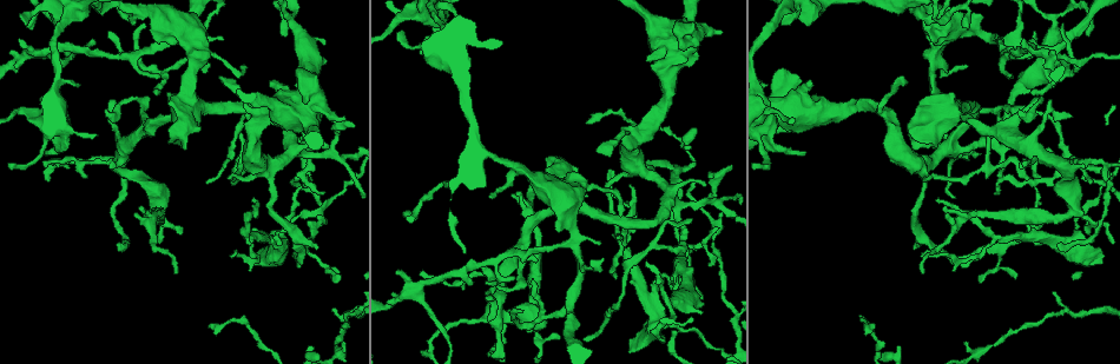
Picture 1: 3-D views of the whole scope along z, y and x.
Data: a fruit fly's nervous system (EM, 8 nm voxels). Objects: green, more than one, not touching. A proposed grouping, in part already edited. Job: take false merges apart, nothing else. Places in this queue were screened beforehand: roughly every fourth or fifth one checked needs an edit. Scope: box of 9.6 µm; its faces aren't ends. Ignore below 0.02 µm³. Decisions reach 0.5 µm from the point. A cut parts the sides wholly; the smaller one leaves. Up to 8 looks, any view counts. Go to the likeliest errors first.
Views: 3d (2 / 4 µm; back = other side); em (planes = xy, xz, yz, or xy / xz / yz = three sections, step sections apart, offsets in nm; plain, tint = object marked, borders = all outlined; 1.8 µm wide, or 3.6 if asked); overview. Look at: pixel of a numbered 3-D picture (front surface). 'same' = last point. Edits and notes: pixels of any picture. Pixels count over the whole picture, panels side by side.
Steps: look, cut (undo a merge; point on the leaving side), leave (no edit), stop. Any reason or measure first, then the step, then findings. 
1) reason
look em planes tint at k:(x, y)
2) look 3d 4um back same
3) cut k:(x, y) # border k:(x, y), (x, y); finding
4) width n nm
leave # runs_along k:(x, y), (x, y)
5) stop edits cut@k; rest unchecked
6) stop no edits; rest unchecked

thick turns thin
look 3d 2um at 1:(1040, 240)

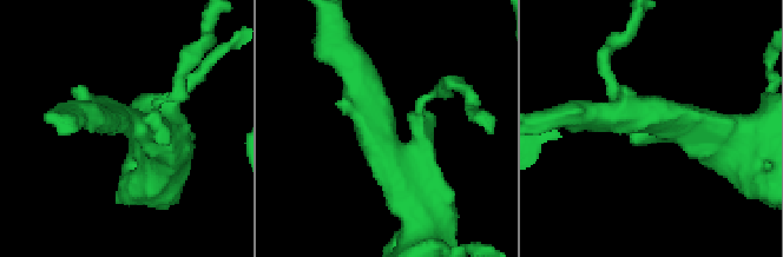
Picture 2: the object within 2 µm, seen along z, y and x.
arms 3
look em xy step 4 tint at 2:(654, 124)

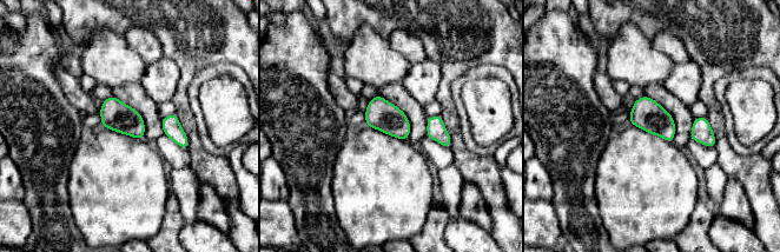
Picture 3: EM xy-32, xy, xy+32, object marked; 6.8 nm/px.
width 200 nm
leave # continuous, no second neuron

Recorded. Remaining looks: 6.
a narrow waist
look 3d 2um at 1:(682, 242)

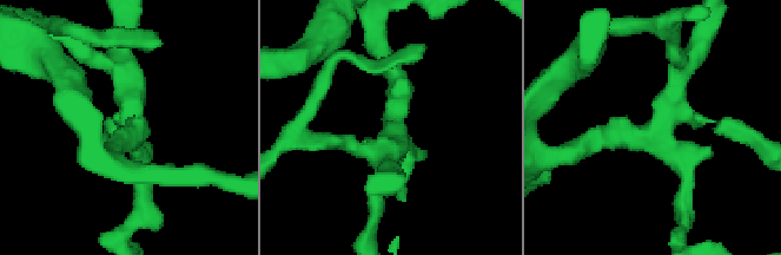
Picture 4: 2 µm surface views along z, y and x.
arms 4
look em planes tint at 4:(656, 134)

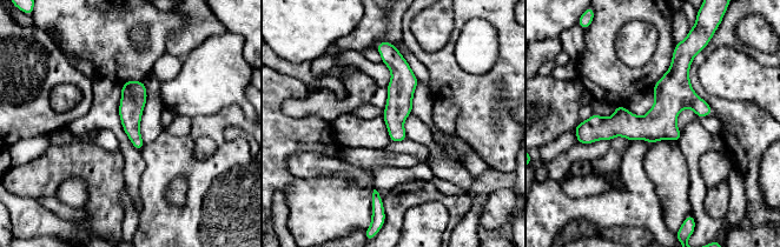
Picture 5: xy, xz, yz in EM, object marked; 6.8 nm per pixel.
width 170 nm
leave # runs_along 5:(708, 108), (674, 102), (650, 126), (587, 129); all the same neuron

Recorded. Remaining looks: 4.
side arm on a straight run
look 3d 4um at 1:(155, 24)

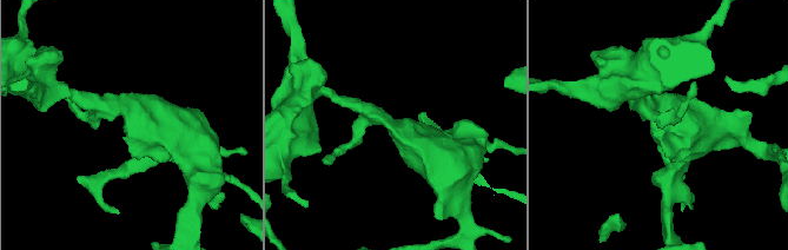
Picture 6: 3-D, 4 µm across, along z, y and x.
arms 3; arm_widths 200, 200, 600 nm
look em 3.6um planes plain at 6:(397, 127)

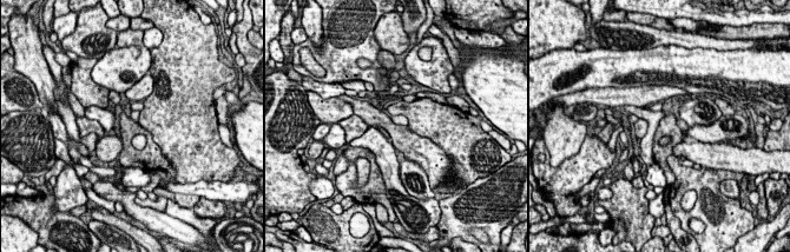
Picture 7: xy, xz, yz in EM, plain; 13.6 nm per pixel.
look em 3.6um planes tint same

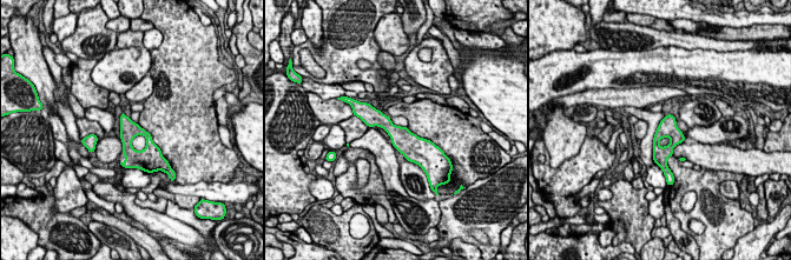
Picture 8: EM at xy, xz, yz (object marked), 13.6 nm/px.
leave # runs_along 8:(368, 112), (422, 151); one neuron here

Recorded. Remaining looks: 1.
stop no edits; rest unchecked

